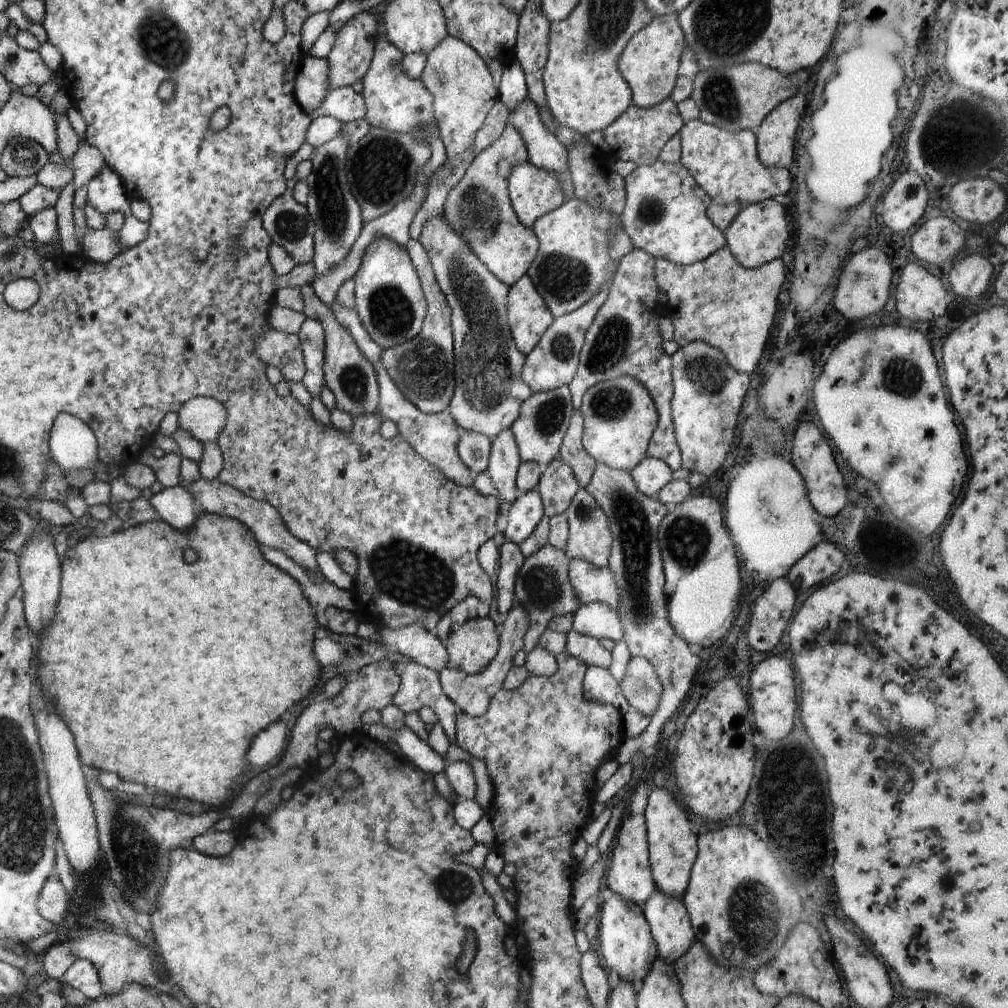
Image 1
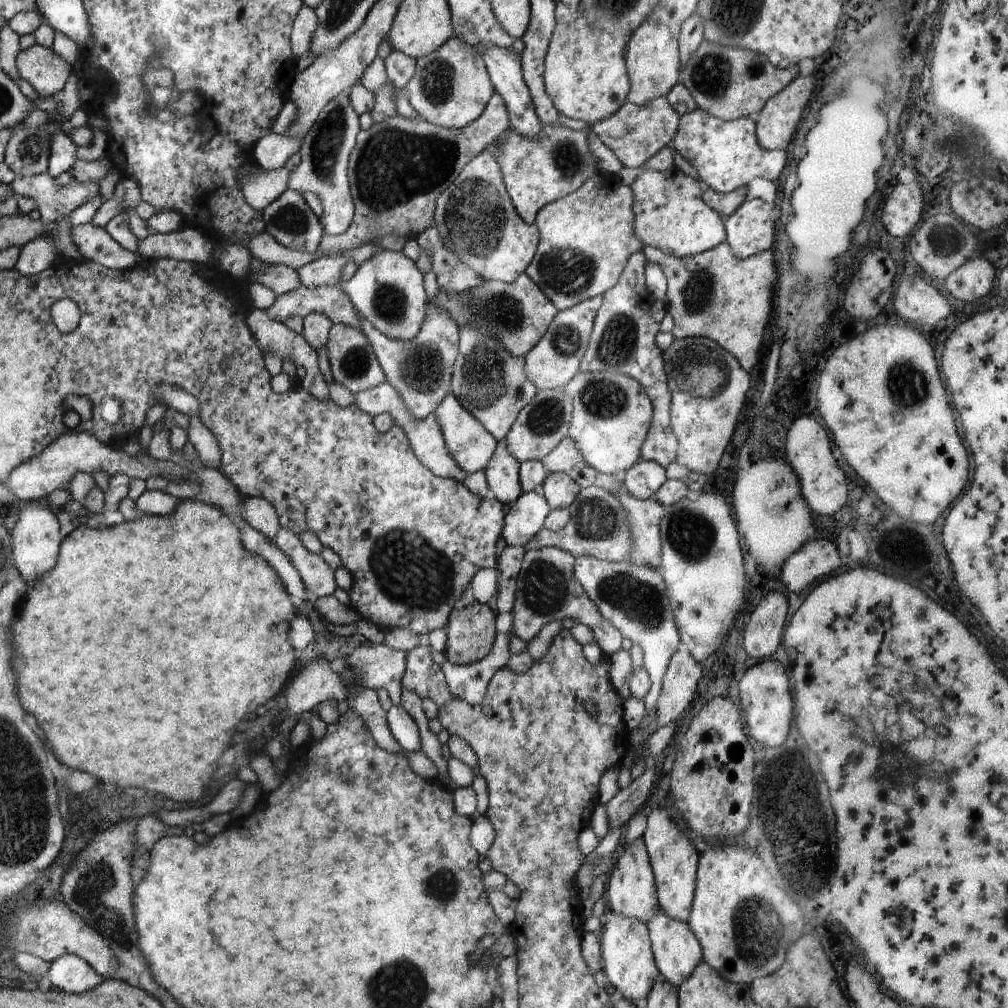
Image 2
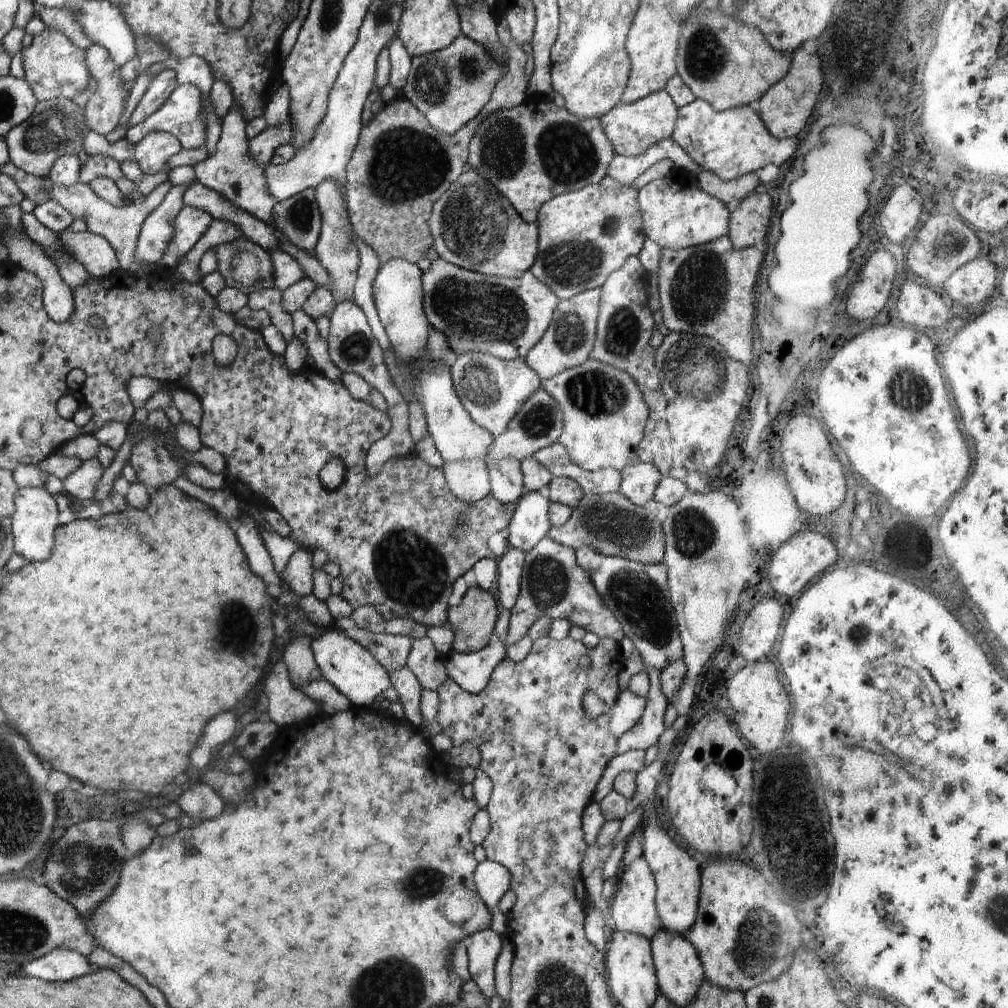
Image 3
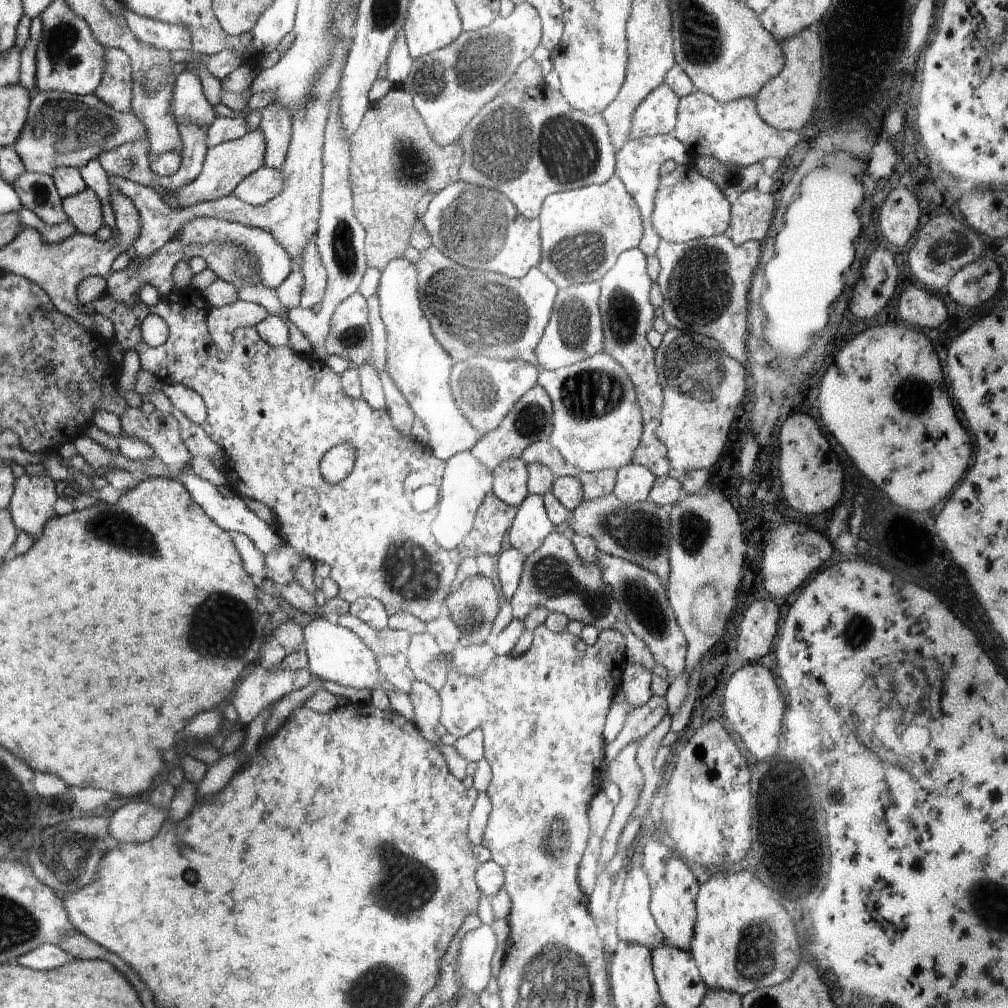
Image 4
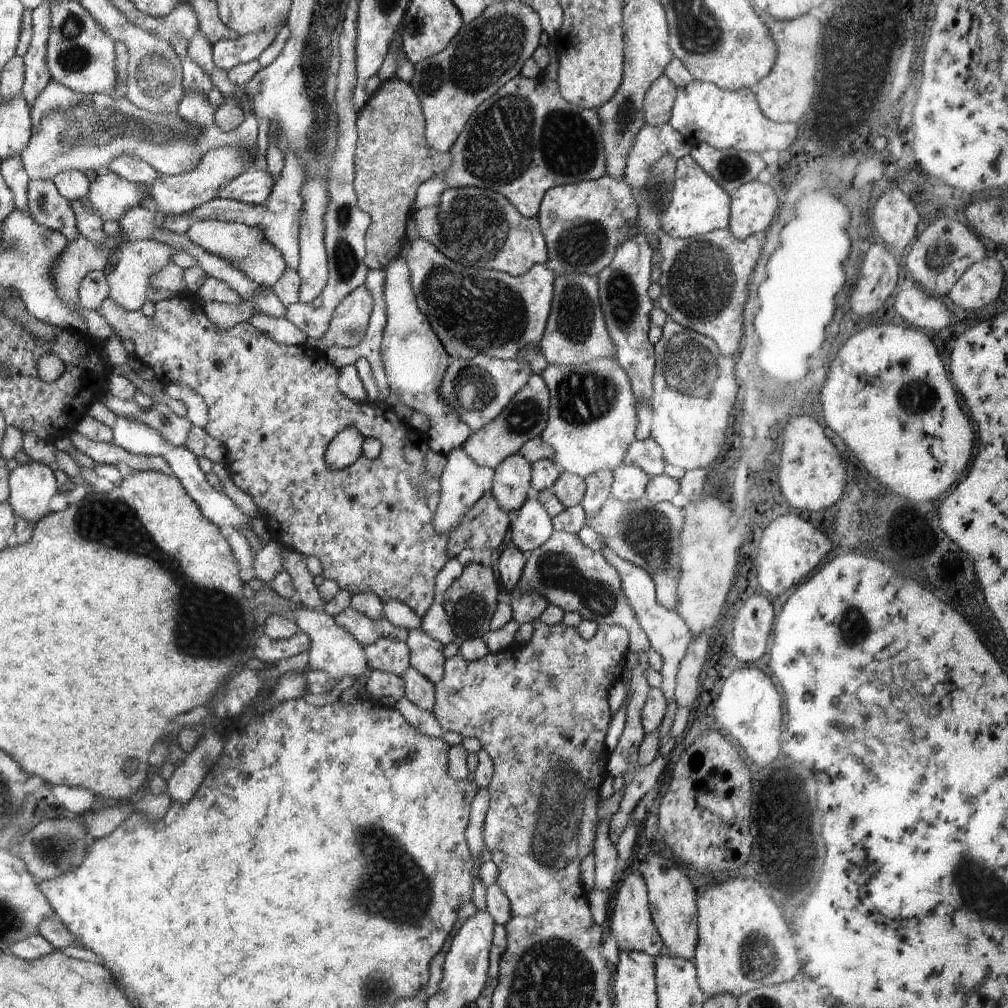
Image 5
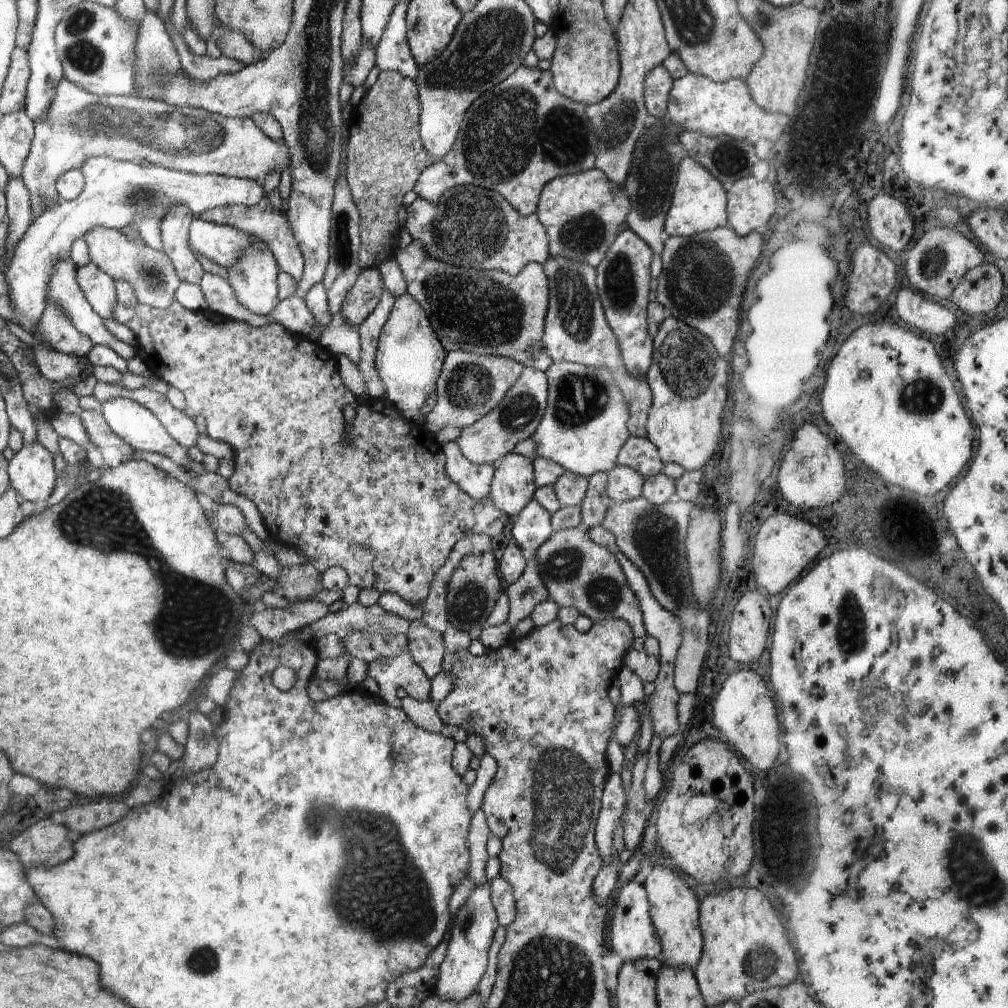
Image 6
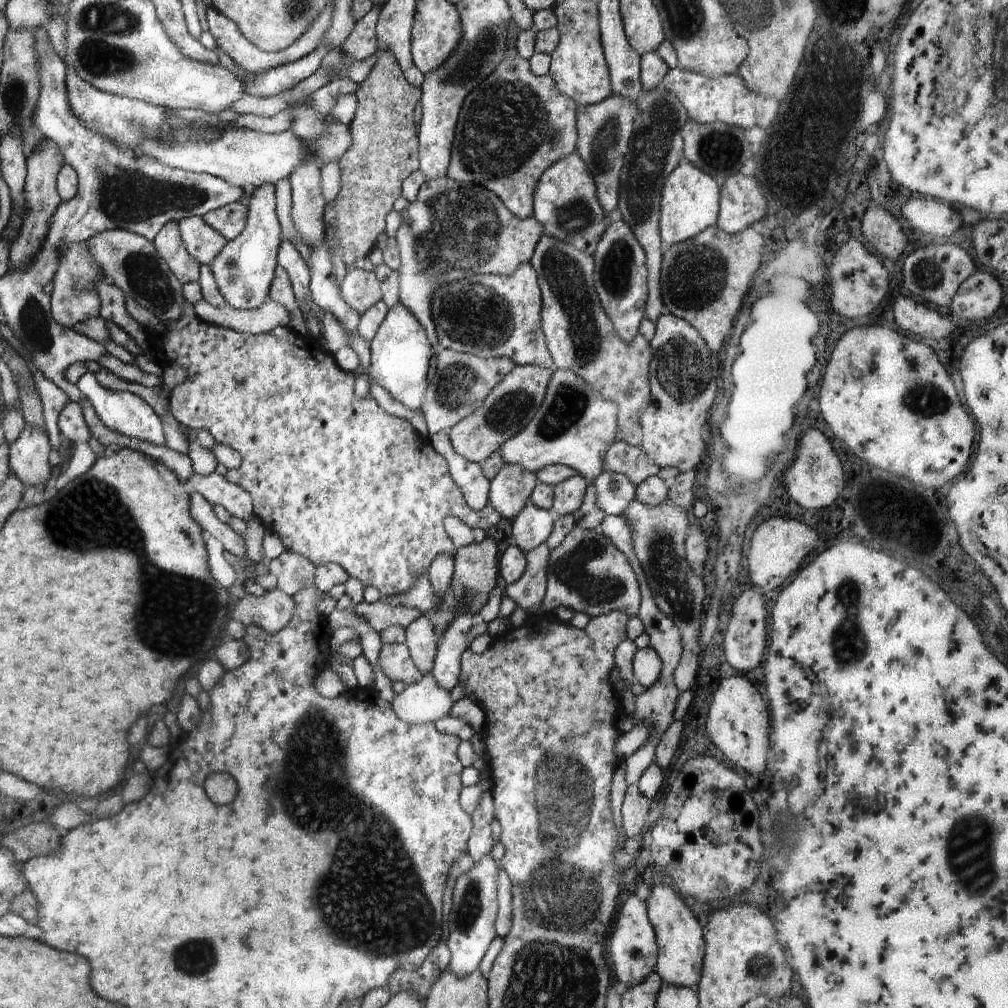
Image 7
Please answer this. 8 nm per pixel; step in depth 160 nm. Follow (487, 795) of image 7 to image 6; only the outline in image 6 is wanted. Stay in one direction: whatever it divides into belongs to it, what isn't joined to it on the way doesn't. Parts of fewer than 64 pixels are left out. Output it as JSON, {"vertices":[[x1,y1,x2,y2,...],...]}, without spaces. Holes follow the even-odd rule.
{"vertices":[[478,810,471,818,469,828,468,851,470,854,469,874,470,880,476,886,484,886,487,879,485,878,485,867,490,856,487,852,487,841,490,837,484,812]]}

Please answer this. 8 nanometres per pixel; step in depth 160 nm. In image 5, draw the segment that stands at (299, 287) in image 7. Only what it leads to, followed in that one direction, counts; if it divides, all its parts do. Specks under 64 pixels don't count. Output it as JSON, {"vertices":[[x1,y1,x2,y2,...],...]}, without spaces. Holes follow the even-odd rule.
{"vertices":[[288,148,280,178,274,182,270,196,261,205,243,203,234,199,216,197,207,203,196,207,192,212,181,216,159,217,162,228,173,233,184,234,194,221,214,219,217,221,230,221,231,223,244,223,251,227,260,227,265,234,266,240,275,246,284,257,285,263,292,270,299,267,299,228,301,211,303,210,303,198,301,195,302,185,305,183,305,164]]}

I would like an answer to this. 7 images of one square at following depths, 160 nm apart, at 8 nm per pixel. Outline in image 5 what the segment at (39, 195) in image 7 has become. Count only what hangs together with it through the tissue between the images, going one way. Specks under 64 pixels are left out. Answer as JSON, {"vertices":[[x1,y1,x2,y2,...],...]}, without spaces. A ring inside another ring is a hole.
{"vertices":[[52,80,42,89,41,97,30,104,31,116,34,119,34,130,28,146,19,154,27,179,49,179,68,168,82,171,89,180,103,171,120,155,132,155,144,159,151,167,165,175,179,175,190,172,210,149,234,147,247,155,247,165,252,165,258,150,258,120,256,115,247,114,244,122,231,131,221,129,215,122,206,128,190,124,176,112,153,113,134,106,124,95,87,95,74,92,71,88]]}

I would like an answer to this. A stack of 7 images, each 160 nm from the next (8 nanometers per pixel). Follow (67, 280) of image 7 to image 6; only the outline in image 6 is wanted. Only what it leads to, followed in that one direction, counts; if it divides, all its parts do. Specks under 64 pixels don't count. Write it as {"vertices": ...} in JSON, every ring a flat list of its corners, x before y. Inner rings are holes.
{"vertices":[[56,301,47,303,42,318,37,324,39,342,50,346,55,351,87,358,94,346,91,338,82,334]]}

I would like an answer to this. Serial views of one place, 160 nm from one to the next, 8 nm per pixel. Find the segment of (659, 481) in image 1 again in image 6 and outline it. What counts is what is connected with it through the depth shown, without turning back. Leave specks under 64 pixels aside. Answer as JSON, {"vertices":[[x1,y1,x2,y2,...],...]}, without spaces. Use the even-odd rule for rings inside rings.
{"vertices":[[616,464,606,474,606,496,610,500,609,506,641,497,646,478,636,469]]}

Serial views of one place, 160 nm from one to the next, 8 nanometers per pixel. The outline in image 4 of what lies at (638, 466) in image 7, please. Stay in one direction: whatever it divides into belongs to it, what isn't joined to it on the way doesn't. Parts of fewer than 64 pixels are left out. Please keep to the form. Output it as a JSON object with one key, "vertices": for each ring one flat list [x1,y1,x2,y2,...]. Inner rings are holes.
{"vertices":[[639,249,622,252,616,264,598,281,601,291,598,306,603,332,603,350,626,371,635,388,635,395,643,416,643,433,633,454,632,462,650,469,656,478,666,476,668,456,664,444,656,438,660,424,660,410,663,409,662,385,656,376,654,366,655,350,648,342,647,332,653,328,658,312,649,301,651,281,646,273,647,256]]}

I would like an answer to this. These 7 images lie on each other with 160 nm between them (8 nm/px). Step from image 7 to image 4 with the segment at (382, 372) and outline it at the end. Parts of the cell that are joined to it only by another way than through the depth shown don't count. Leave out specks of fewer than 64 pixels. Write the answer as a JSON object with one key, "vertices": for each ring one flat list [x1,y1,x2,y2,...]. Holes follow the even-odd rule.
{"vertices":[[404,256,392,259,381,271,378,287,381,317,387,336,385,371,429,434,432,455,447,461,460,451,471,451,483,437,458,408,450,388,452,357,436,342,422,312,416,267]]}

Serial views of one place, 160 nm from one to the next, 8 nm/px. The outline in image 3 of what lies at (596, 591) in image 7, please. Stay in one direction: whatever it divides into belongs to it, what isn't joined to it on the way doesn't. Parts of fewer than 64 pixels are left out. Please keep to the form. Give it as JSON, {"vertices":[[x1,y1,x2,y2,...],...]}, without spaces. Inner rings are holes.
{"vertices":[[544,537,531,551,525,553,519,597,510,612,507,641,504,643,506,647,524,638,541,616,550,617,552,621,569,620,572,625,583,628,587,633,594,633,600,640,614,639,619,642,625,636,622,626,604,606,593,587,588,572,577,563,575,550,548,537],[644,666,650,679,649,693,645,696,646,706,640,720,617,738,616,755,628,750,647,750,654,746,667,729,663,718,667,707,667,698,661,691,660,671]]}

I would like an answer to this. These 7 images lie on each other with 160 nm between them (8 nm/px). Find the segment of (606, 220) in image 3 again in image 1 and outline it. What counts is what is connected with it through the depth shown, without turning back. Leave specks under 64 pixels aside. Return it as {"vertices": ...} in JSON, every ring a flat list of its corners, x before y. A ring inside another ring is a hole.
{"vertices":[[576,196,574,199,562,203,556,210,535,220,532,230,539,240,539,247,534,262,527,270,527,275,554,318,579,309,602,288,602,285,610,284,617,265,611,259,609,242,620,227,622,227,620,217,616,219,608,211,600,211,595,207,590,207,589,204]]}

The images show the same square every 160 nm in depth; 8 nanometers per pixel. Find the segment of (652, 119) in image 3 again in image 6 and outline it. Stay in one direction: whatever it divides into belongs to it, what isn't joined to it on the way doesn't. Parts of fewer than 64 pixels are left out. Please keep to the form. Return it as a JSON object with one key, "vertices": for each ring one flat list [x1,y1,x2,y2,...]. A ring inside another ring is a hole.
{"vertices":[[662,64,654,66,644,76,644,102,651,118,658,119,667,115,668,94,672,88,670,72]]}

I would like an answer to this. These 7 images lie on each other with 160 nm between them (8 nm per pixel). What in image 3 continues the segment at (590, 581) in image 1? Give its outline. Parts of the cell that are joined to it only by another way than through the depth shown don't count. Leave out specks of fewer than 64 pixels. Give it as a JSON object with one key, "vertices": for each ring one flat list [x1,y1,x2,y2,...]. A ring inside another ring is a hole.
{"vertices":[[588,547,576,549,575,557,580,568,588,572,604,606,614,614,623,633,634,642,635,652,641,656,644,666,662,672,669,664,682,658,683,644,671,594,666,586,666,566,662,561,644,564,603,555]]}

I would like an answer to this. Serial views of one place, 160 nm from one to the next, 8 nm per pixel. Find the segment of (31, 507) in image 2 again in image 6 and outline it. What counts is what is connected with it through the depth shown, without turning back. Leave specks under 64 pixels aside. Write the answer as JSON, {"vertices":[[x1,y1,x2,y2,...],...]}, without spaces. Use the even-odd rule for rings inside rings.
{"vertices":[[37,440,24,443,7,467,10,488,19,493,21,501,42,502,48,500,54,490,54,464,52,453]]}

